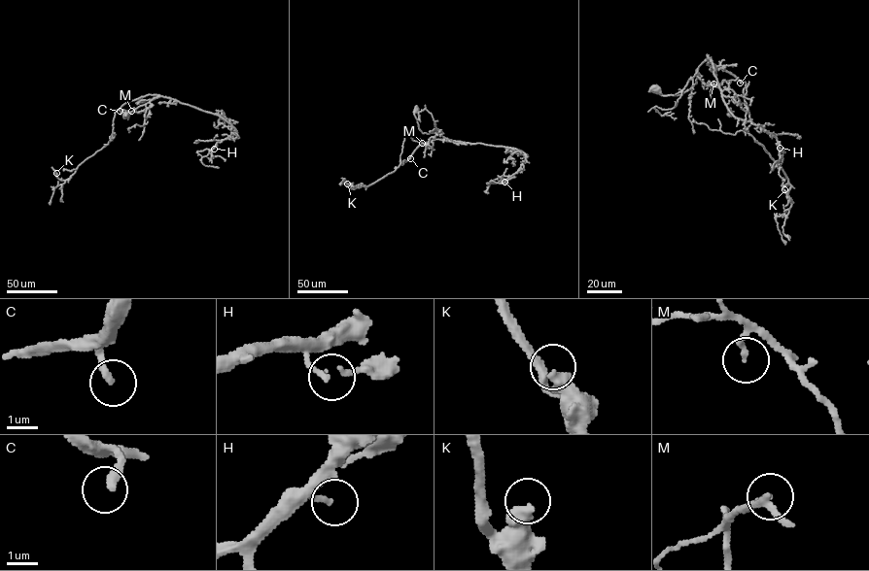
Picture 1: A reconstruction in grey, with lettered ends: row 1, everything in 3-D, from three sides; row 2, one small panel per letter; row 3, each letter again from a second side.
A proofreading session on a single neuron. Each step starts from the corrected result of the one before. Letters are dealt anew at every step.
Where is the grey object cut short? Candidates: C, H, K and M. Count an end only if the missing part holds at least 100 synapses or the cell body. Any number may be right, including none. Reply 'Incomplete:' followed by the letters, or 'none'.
Incomplete: C

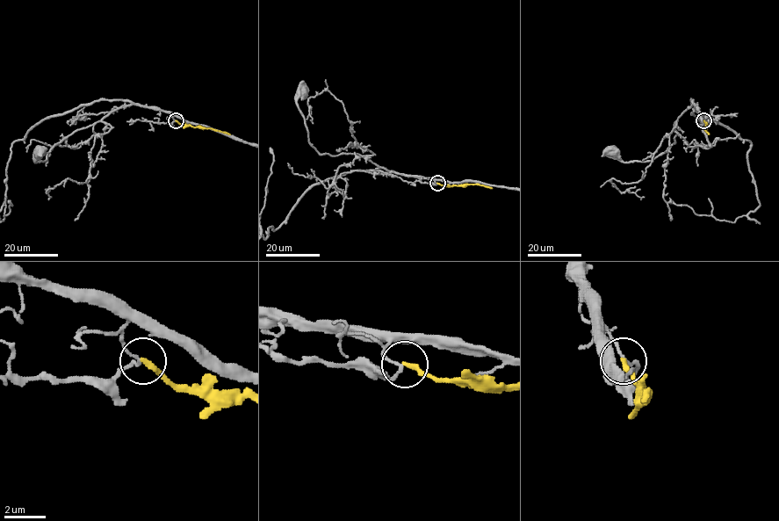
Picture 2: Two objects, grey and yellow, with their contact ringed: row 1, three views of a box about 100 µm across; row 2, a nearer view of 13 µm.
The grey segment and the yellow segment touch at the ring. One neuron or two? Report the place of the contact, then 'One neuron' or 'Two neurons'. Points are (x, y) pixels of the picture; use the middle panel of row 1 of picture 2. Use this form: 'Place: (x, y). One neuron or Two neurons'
Place: (437, 183). Two neurons

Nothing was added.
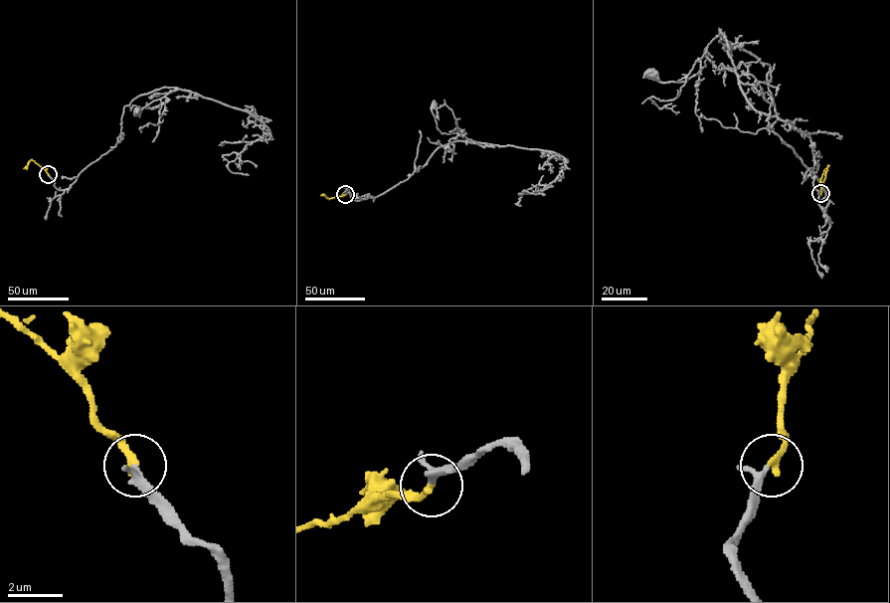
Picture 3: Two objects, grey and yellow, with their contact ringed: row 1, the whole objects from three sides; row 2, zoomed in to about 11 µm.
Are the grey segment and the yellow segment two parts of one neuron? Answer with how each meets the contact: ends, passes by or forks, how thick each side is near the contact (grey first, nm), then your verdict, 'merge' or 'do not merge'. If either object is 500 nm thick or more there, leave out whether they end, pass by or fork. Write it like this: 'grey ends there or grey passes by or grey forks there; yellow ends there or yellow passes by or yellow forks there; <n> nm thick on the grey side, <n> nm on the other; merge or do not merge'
grey passes by; yellow ends there; 220 nm thick on the grey side, 280 nm on the other; merge

